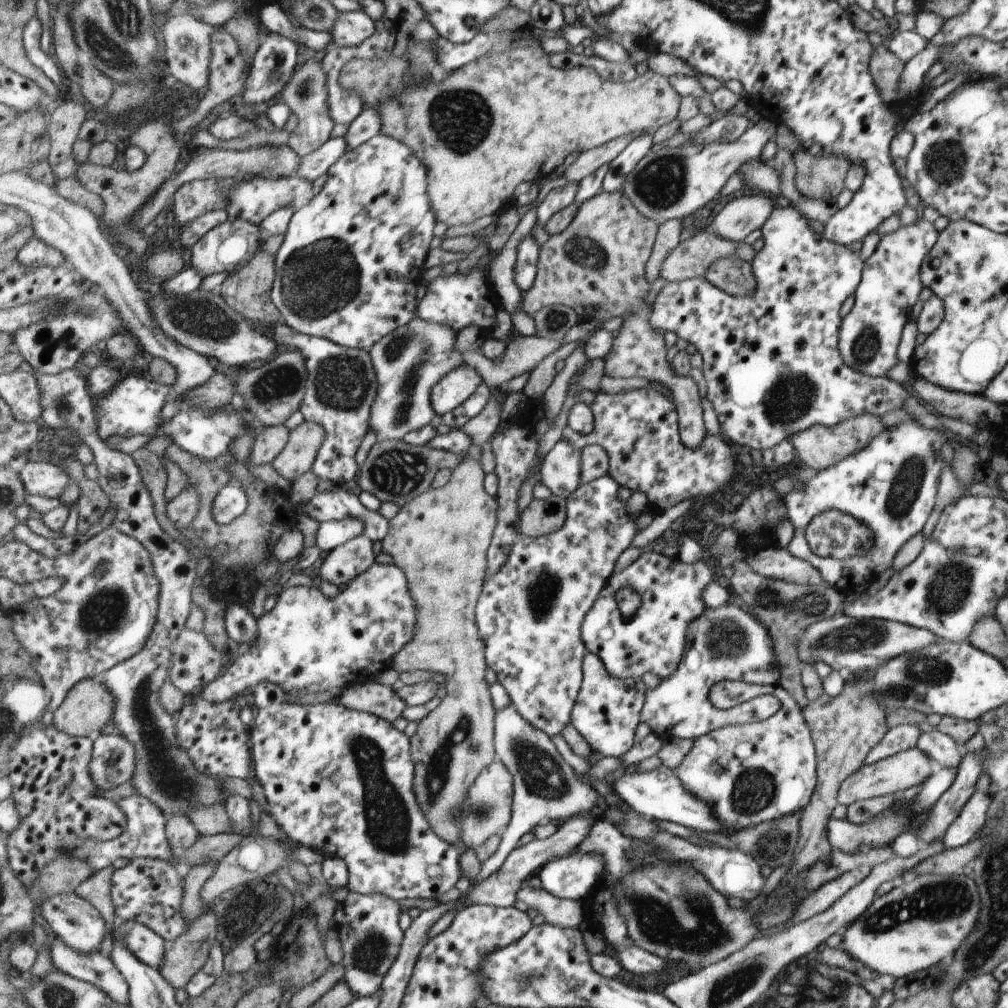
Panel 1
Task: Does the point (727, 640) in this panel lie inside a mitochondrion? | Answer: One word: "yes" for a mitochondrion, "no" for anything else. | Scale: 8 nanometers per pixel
yes

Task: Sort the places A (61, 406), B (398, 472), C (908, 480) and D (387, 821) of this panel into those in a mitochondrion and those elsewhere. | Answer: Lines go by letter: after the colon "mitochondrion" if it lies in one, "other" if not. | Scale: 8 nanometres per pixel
A: mitochondrion
B: mitochondrion
C: mitochondrion
D: mitochondrion

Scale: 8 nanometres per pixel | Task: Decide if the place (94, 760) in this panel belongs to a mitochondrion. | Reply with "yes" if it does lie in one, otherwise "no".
no

